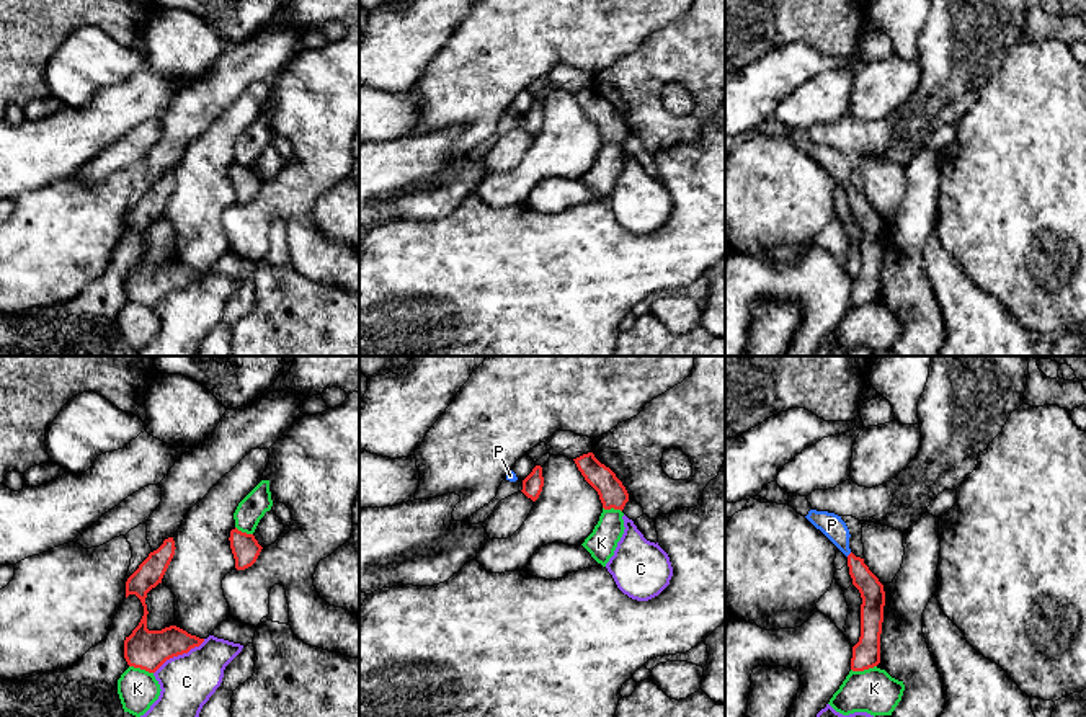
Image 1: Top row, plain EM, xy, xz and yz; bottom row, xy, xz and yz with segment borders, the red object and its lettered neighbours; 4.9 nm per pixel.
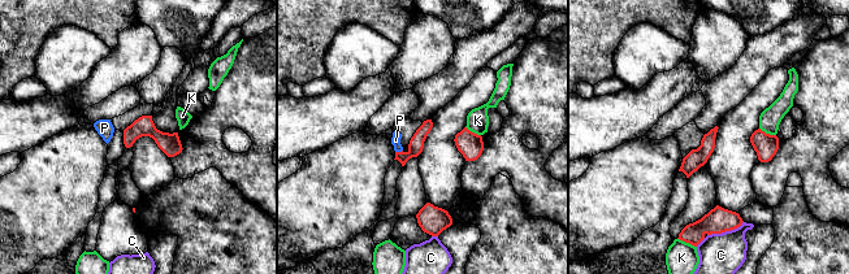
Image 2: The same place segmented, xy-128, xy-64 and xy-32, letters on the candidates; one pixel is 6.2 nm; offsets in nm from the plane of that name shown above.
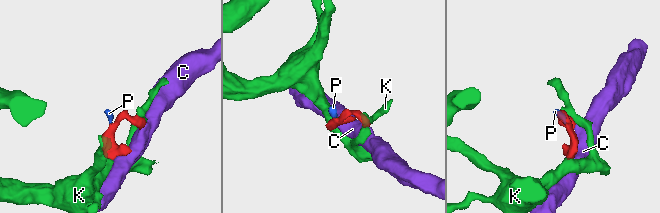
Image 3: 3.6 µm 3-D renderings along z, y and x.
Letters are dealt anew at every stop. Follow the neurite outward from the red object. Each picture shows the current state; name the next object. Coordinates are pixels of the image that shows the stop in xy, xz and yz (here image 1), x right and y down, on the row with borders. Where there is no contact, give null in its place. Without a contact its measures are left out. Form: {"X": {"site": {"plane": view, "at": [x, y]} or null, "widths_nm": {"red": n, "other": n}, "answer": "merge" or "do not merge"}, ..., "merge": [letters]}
{"C": {"site": {"plane": "xy", "at": [178, 654]}, "widths_nm": {"red": 200, "other": 260}, "answer": "do not merge"}, "K": {"site": {"plane": "yz", "at": [863, 670]}, "widths_nm": {"red": 140, "other": 220}, "answer": "do not merge"}, "P": {"site": {"plane": "yz", "at": [850, 554]}, "widths_nm": {"red": 120, "other": 120}, "answer": "merge"}, "merge": ["P"]}

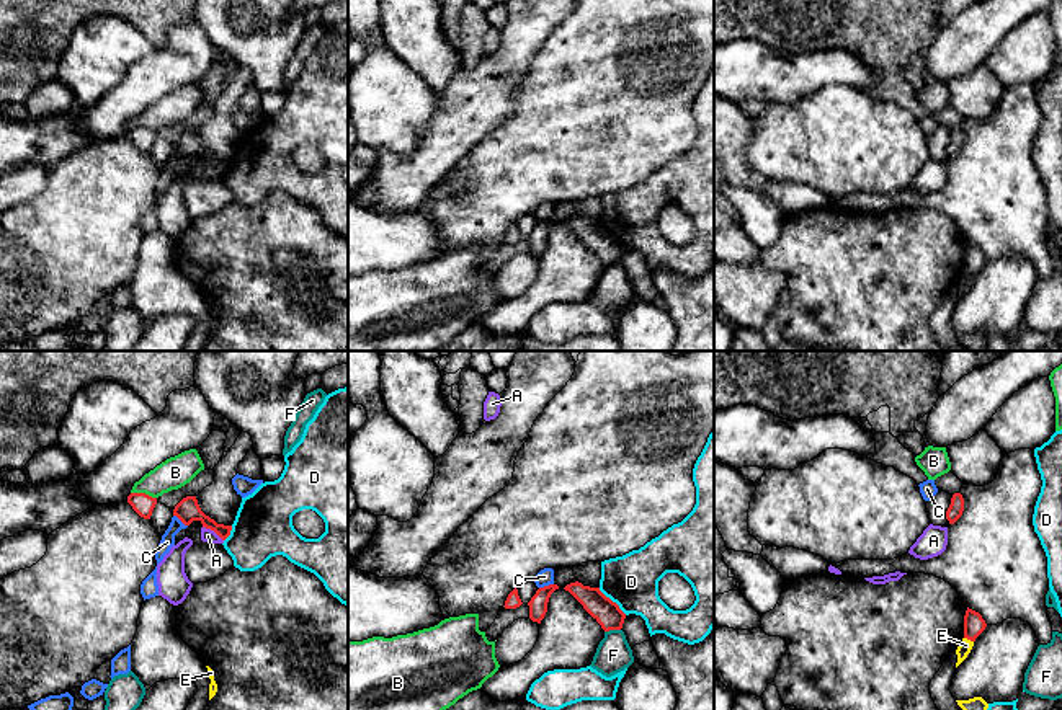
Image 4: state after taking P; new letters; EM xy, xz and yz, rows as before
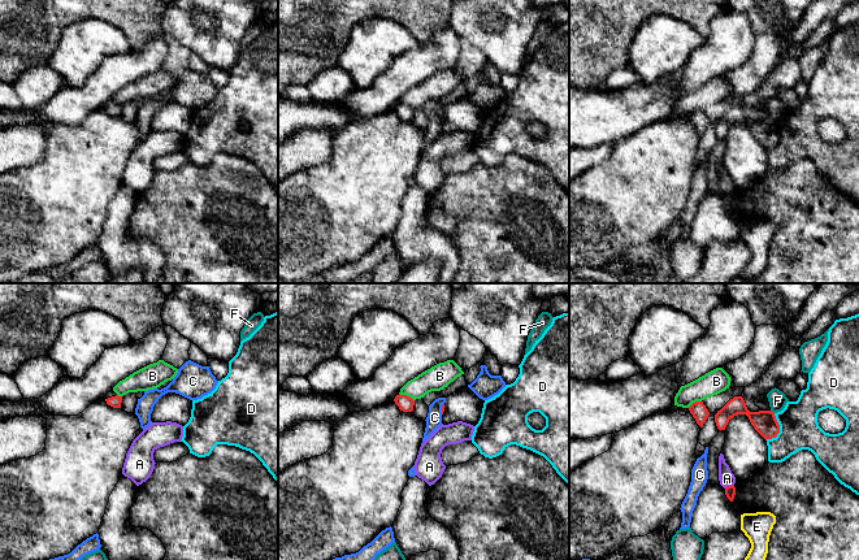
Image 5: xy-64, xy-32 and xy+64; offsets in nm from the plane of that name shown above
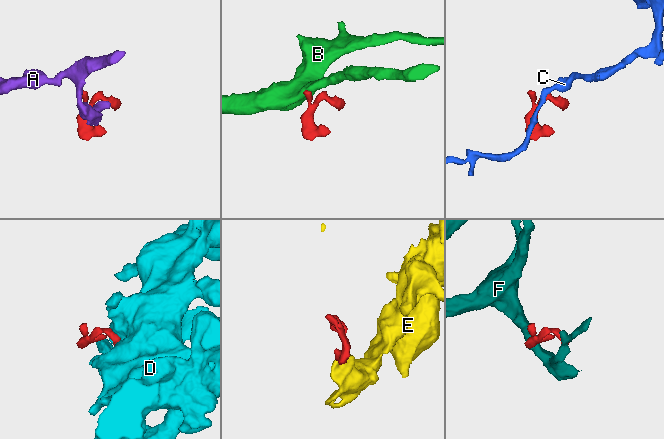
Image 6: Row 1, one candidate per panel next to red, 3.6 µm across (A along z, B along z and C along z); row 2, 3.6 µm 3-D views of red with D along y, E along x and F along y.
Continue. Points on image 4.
{"A": {"site": {"plane": "xy", "at": [213, 529]}, "widths_nm": {"red": 120, "other": 70}, "answer": "do not merge"}, "B": {"site": {"plane": "xy", "at": [144, 493]}, "widths_nm": {"red": 100, "other": 160}, "answer": "do not merge"}, "C": {"site": {"plane": "xy", "at": [180, 519]}, "widths_nm": {"red": 120, "other": 70}, "answer": "do not merge"}, "D": {"site": {"plane": "xz", "at": [611, 601]}, "widths_nm": {"red": 130, "other": 260}, "answer": "do not merge"}, "E": {"site": {"plane": "yz", "at": [969, 638]}, "widths_nm": {"red": 100, "other": 70}, "answer": "do not merge"}, "F": {"site": {"plane": "xz", "at": [611, 629]}, "widths_nm": {"red": 130, "other": 180}, "answer": "do not merge"}, "merge": []}

